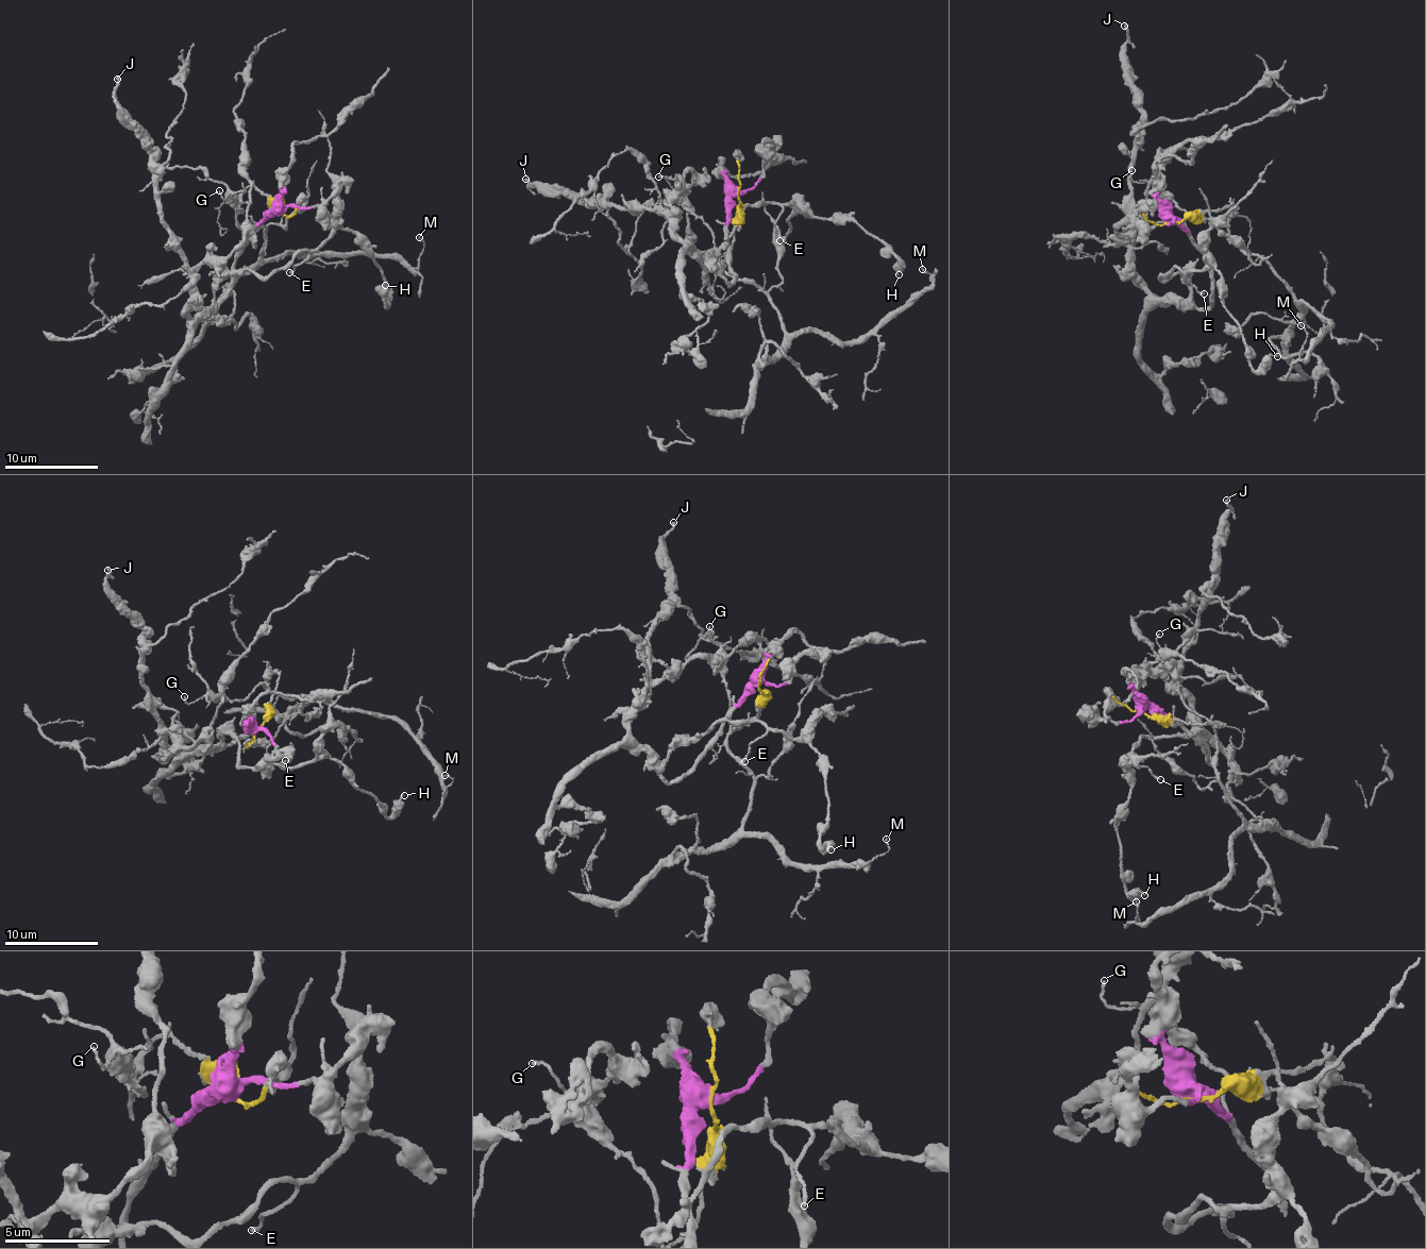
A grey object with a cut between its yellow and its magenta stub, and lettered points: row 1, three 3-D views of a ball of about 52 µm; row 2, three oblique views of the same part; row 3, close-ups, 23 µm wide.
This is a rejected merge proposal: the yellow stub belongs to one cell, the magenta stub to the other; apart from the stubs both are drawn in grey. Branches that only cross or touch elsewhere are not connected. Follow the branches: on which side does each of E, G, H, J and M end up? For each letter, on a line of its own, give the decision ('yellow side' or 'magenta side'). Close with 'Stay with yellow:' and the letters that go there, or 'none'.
E: magenta side
G: yellow side
H: magenta side
J: magenta side
M: yellow side
Stay with yellow: G, M

